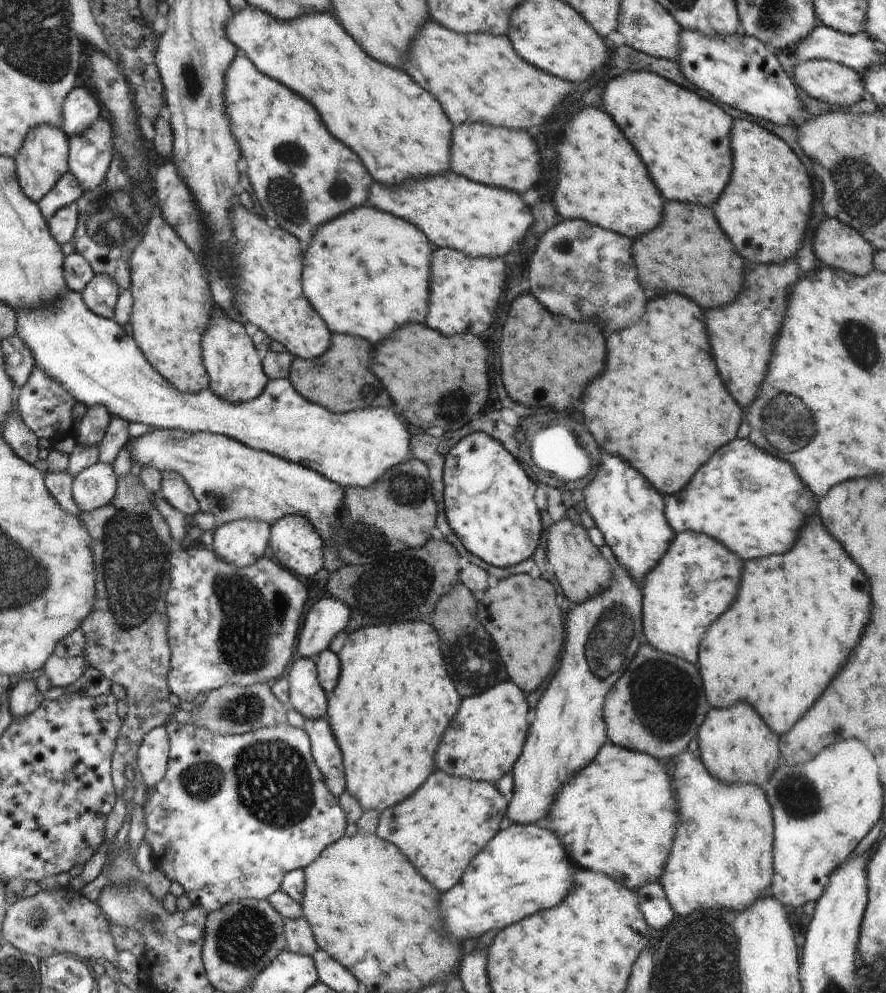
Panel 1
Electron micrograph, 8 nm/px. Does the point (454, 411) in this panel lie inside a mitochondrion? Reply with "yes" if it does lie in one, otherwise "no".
yes

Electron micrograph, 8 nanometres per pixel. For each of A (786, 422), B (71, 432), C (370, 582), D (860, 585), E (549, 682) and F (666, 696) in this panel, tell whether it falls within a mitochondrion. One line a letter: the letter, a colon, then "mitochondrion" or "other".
A: mitochondrion
B: other
C: mitochondrion
D: other
E: other
F: mitochondrion

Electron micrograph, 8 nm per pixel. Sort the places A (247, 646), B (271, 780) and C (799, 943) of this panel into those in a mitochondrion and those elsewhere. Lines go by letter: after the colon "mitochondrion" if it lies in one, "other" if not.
A: mitochondrion
B: mitochondrion
C: other

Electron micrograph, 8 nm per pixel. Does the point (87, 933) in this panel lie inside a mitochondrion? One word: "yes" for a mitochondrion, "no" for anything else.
no

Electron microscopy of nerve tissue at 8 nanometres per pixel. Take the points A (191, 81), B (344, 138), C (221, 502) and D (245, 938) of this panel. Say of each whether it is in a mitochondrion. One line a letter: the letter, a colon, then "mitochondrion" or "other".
A: mitochondrion
B: other
C: mitochondrion
D: mitochondrion

